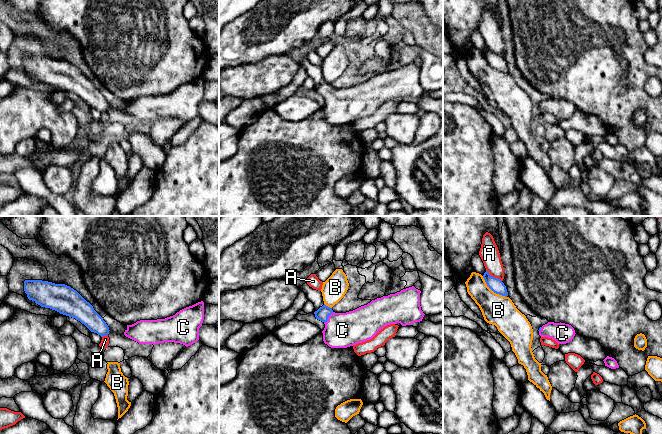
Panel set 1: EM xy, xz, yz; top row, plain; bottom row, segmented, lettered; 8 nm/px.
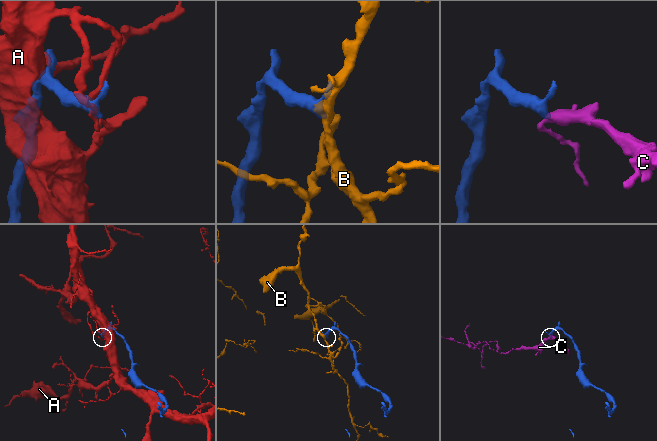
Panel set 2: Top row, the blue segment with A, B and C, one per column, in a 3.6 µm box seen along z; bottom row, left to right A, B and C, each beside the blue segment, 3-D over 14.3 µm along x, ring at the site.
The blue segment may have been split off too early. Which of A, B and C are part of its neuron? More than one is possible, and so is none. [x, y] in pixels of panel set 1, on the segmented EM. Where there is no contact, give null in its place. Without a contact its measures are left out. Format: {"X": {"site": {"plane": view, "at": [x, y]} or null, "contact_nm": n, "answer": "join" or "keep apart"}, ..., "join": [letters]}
{"A": {"site": {"plane": "yz", "at": [493, 277]}, "contact_nm": 160, "answer": "keep apart"}, "B": {"site": {"plane": "yz", "at": [492, 290]}, "contact_nm": 260, "answer": "keep apart"}, "C": {"site": {"plane": "xz", "at": [327, 318]}, "contact_nm": 120, "answer": "join"}, "join": ["C"]}

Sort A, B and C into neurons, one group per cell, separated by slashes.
A / B / C

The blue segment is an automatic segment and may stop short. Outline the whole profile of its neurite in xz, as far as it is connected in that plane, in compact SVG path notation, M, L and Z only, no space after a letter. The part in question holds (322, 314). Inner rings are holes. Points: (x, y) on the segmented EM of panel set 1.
M414 286L401 290L395 294L372 300L346 313L335 313L325 304L314 312L316 319L325 324L322 331L323 341L331 348L347 348L372 339L381 329L390 324L400 323L402 326L422 321L424 313L420 306L421 291Z

